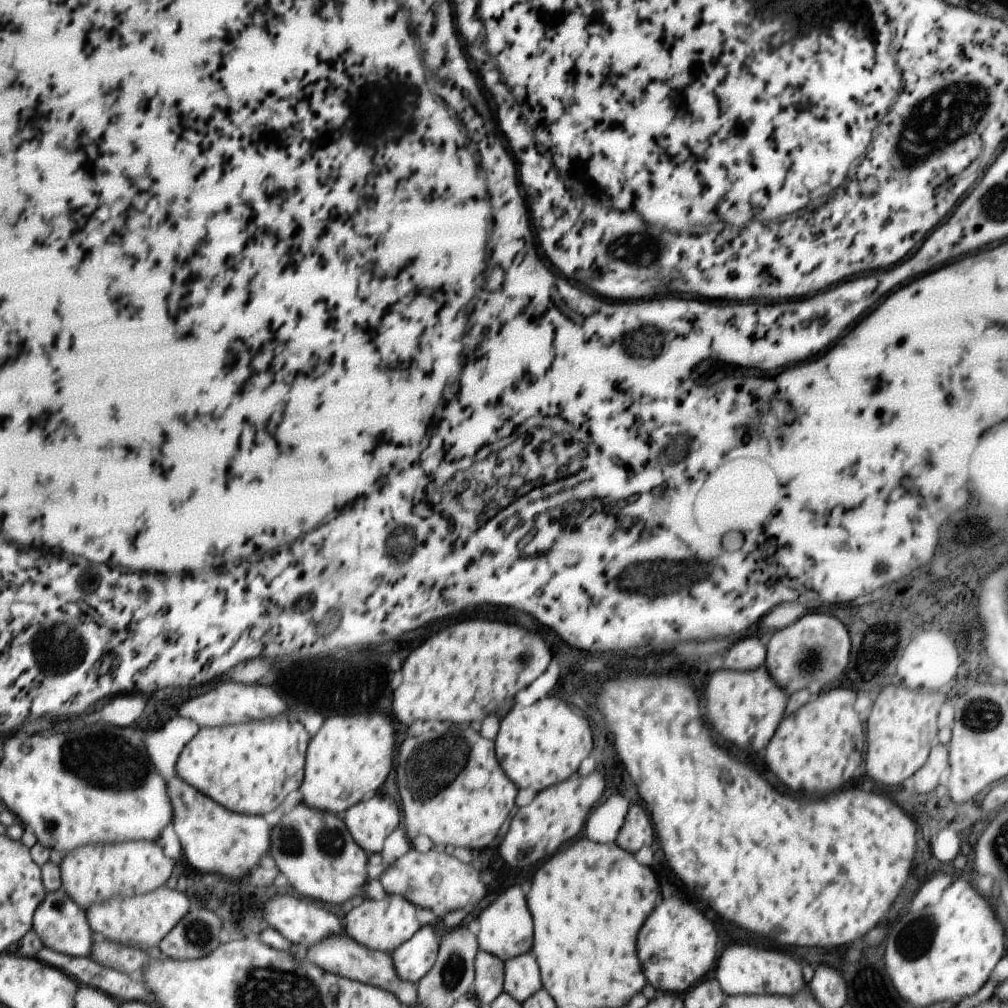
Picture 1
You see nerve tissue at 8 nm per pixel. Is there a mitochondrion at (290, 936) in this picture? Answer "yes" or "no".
no

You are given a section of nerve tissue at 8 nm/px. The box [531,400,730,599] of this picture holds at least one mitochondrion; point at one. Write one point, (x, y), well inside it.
(666, 577)

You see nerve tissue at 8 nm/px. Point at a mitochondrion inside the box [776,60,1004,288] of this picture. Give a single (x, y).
(935, 126)

